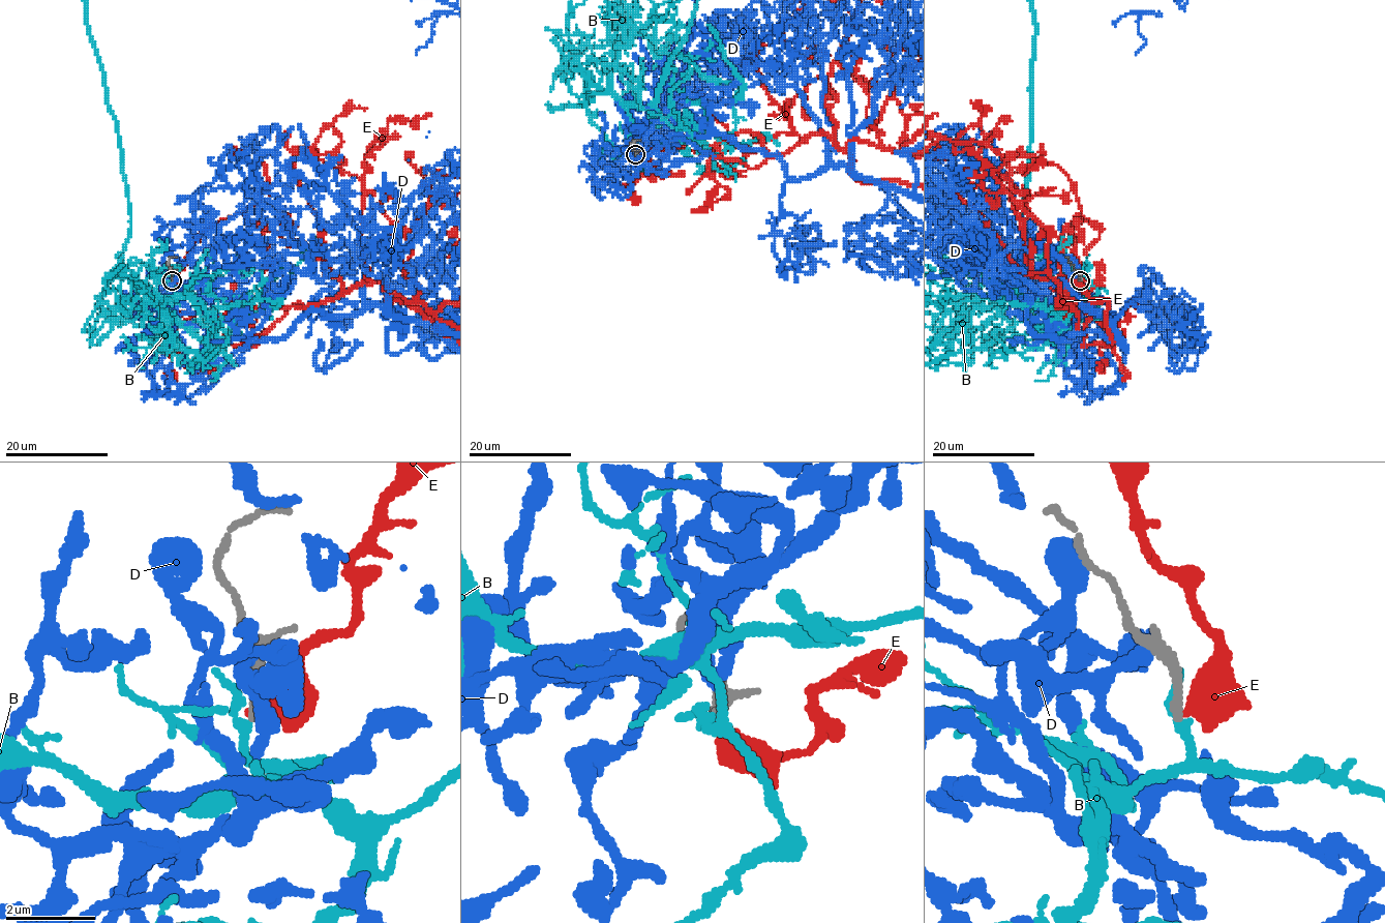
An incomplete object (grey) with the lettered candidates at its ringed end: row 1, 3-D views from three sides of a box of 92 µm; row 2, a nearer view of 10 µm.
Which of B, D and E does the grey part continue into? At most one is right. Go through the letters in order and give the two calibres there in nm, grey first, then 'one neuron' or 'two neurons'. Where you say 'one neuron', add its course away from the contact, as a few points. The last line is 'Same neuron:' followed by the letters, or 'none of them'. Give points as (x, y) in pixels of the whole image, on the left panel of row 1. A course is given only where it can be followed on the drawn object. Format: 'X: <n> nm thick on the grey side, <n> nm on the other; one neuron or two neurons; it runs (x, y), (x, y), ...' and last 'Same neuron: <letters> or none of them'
B: 220 nm thick on the grey side, 240 nm on the other; one neuron
D: 280 nm thick on the grey side, 280 nm on the other; two neurons
E: 200 nm thick on the grey side, 440 nm on the other; two neurons
Same neuron: B

